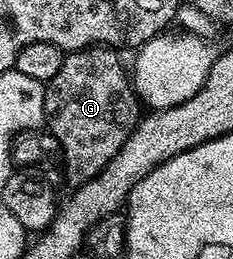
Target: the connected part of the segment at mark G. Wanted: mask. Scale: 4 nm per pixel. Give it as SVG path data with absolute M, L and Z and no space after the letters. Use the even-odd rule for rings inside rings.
M101 45L68 52L61 71L46 82L43 94L43 119L46 132L57 139L61 169L67 172L72 186L89 183L107 166L135 130L141 116L141 101L132 86L128 70L116 50Z

